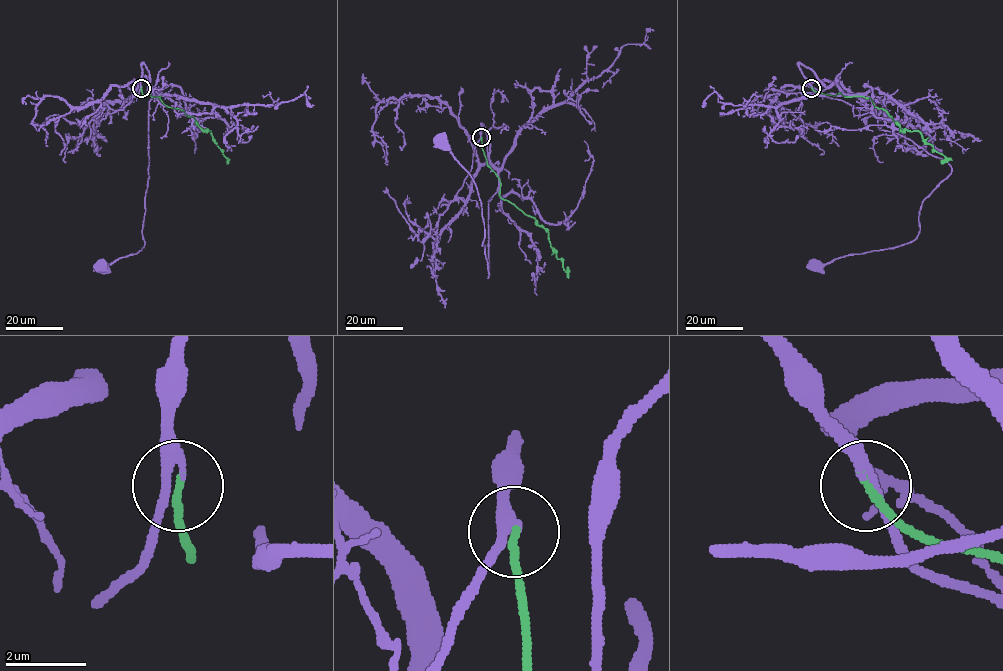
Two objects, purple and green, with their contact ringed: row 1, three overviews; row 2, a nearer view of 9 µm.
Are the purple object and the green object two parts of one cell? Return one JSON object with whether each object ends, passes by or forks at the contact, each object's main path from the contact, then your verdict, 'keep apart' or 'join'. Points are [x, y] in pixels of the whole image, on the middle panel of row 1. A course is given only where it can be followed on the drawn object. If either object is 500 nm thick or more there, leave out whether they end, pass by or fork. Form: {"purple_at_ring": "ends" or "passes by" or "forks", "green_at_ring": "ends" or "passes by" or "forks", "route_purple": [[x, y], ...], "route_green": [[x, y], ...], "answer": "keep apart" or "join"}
{"purple_at_ring": "passes by", "green_at_ring": "ends", "route_purple": [[481, 137], [481, 125], [498, 175], [497, 191], [488, 206], [488, 277], [476, 186], [442, 141]], "route_green": [[481, 137], [488, 166], [500, 182], [499, 196], [532, 217], [548, 232], [556, 256], [566, 271], [566, 266]], "answer": "join"}

